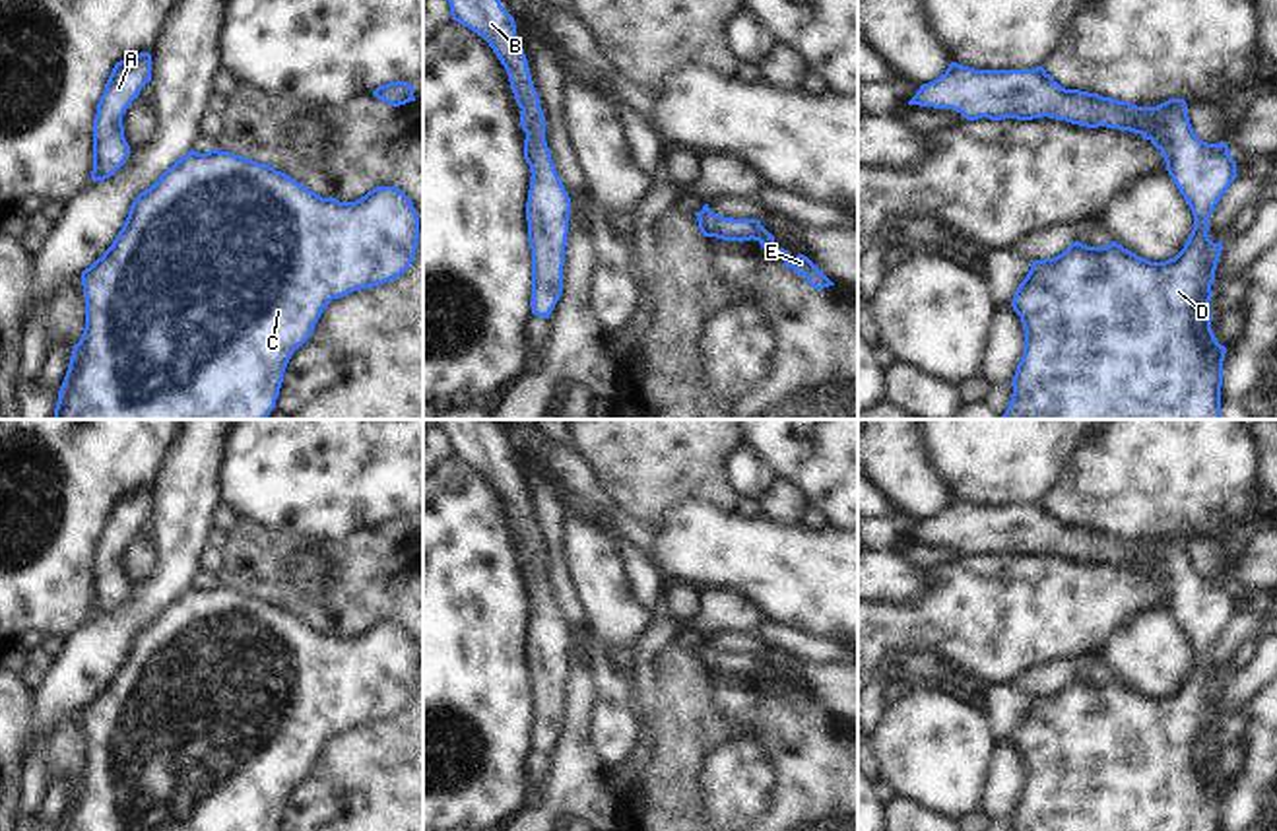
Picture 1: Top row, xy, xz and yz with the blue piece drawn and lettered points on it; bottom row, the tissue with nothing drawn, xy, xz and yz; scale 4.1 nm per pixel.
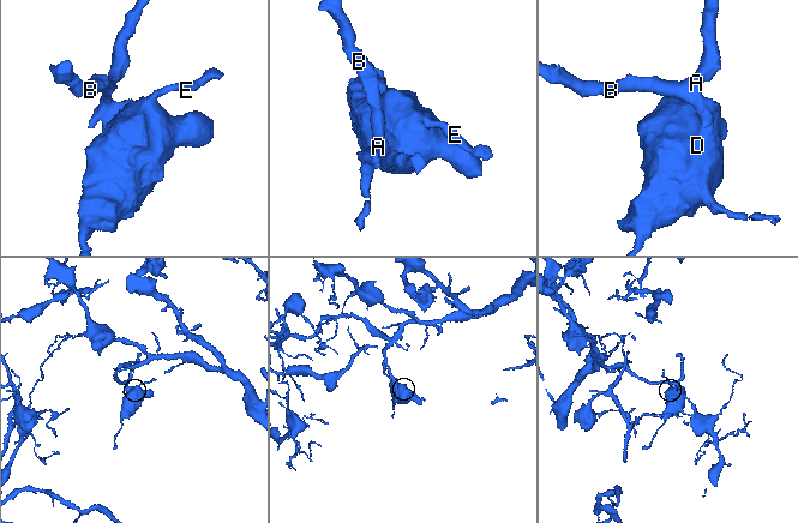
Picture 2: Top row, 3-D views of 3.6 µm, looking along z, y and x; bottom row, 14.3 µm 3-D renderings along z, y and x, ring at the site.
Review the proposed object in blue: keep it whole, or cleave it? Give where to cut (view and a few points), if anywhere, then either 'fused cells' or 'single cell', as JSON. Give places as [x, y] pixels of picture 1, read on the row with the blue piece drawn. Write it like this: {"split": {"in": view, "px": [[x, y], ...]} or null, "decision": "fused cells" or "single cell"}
{"split": null, "decision": "single cell"}

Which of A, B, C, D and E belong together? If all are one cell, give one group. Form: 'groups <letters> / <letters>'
groups A B C D E

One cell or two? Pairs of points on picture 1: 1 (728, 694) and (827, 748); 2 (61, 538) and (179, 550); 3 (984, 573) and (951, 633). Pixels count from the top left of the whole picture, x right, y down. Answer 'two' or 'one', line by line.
1: two
2: two
3: one

